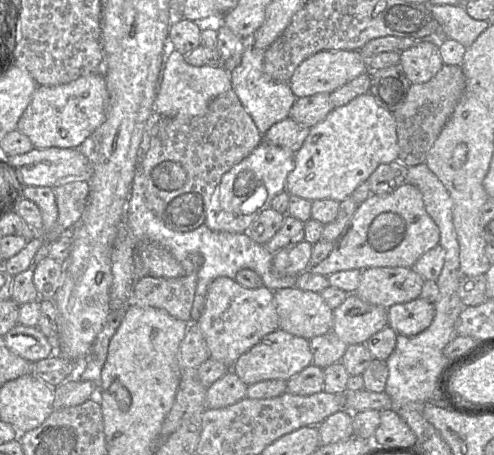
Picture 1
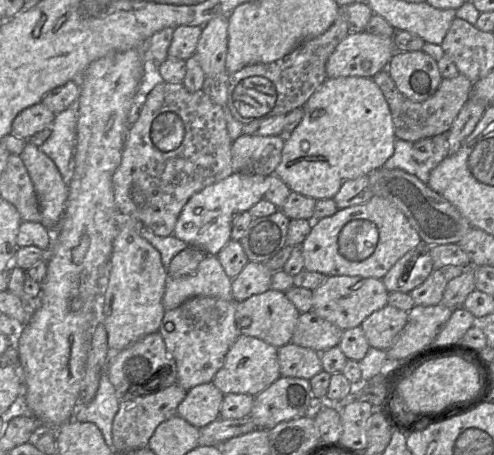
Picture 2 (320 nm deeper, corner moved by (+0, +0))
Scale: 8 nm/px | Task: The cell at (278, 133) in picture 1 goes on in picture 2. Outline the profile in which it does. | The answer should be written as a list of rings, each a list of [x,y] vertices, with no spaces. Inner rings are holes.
[[[242,134],[232,142],[231,162],[234,172],[269,176],[281,162],[283,136]]]

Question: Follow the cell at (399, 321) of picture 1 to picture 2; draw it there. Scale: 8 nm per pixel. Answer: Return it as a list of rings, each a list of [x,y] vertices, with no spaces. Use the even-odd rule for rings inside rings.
[[[386,305],[373,312],[360,325],[370,347],[389,349],[404,329],[408,312]]]

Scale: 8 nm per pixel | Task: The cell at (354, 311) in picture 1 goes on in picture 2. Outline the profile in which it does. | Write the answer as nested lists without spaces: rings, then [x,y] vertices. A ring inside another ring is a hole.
[[[313,311],[300,313],[291,343],[322,353],[338,346],[343,330]]]

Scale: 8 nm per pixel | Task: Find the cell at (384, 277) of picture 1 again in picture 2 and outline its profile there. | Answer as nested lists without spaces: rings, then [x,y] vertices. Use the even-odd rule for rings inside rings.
[[[328,276],[326,280],[312,292],[312,311],[343,331],[360,326],[369,315],[388,305],[389,291],[386,289],[383,281],[376,278]]]

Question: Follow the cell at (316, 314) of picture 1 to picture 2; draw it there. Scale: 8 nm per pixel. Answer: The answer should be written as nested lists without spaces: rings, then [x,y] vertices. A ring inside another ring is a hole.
[[[269,289],[264,293],[253,295],[244,301],[236,303],[235,320],[239,328],[241,319],[249,318],[251,323],[245,328],[240,327],[241,334],[256,337],[279,348],[291,342],[299,315],[300,312],[285,293]]]

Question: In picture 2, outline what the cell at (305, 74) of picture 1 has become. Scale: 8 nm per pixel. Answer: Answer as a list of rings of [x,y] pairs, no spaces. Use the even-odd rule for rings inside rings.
[[[349,33],[335,48],[326,63],[328,78],[359,76],[372,78],[387,68],[396,53],[392,37]]]

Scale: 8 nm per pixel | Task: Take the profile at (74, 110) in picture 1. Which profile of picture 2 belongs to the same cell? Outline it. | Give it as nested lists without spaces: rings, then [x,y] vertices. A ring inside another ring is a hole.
[[[41,102],[22,110],[12,122],[12,134],[29,139],[35,133],[52,124],[56,114]]]

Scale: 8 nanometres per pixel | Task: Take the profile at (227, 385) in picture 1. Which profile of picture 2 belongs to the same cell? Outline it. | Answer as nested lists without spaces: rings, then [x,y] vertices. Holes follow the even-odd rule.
[[[212,382],[200,384],[187,391],[176,415],[200,429],[220,417],[224,396]]]

